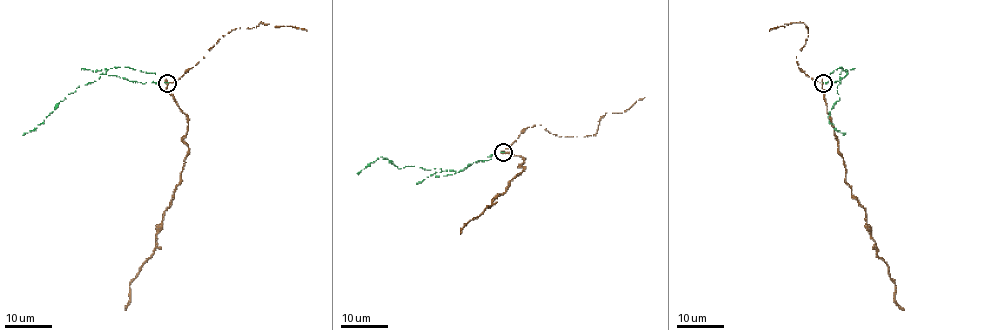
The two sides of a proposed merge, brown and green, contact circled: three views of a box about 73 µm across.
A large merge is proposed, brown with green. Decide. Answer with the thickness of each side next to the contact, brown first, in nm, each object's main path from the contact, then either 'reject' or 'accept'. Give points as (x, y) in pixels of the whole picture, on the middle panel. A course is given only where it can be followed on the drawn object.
400/140 nm | brown via (503, 152), (520, 155), (523, 159), (520, 166), (525, 167), (492, 204), (465, 224), (460, 234) | green via (503, 152), (452, 174), (439, 176), (436, 172), (441, 171), (440, 168), (400, 168), (381, 157), (357, 173) | reject

